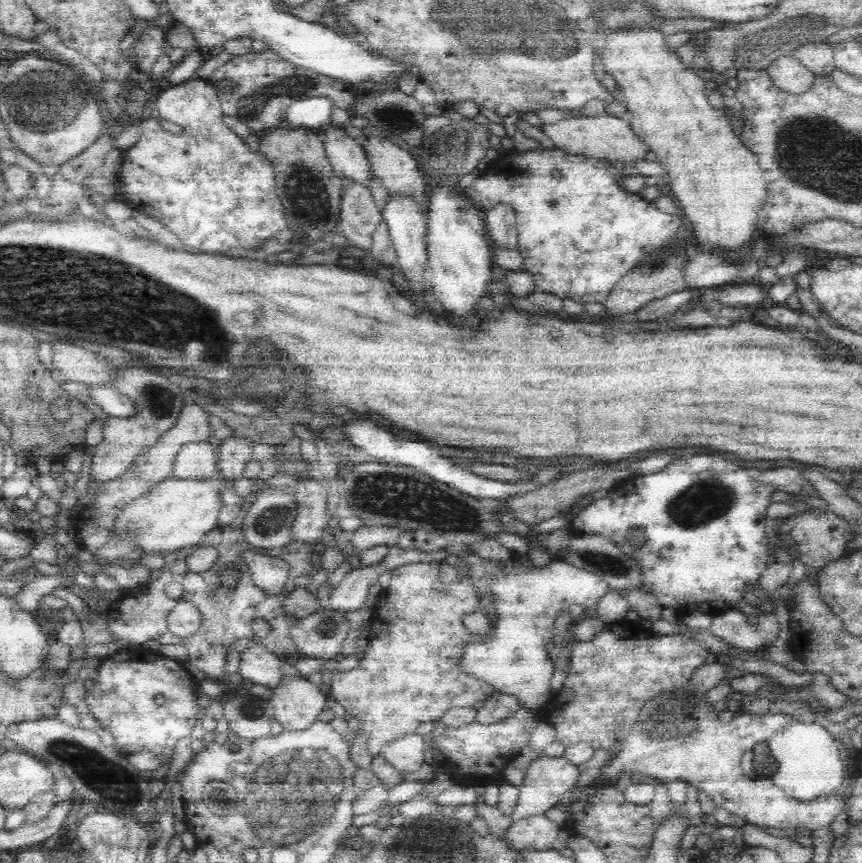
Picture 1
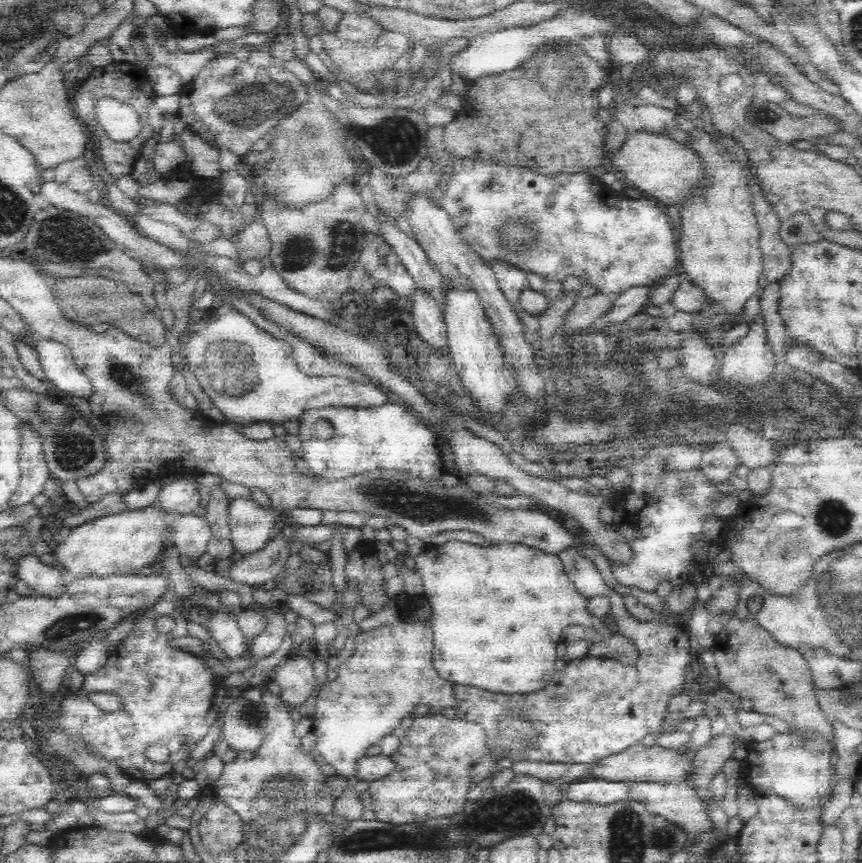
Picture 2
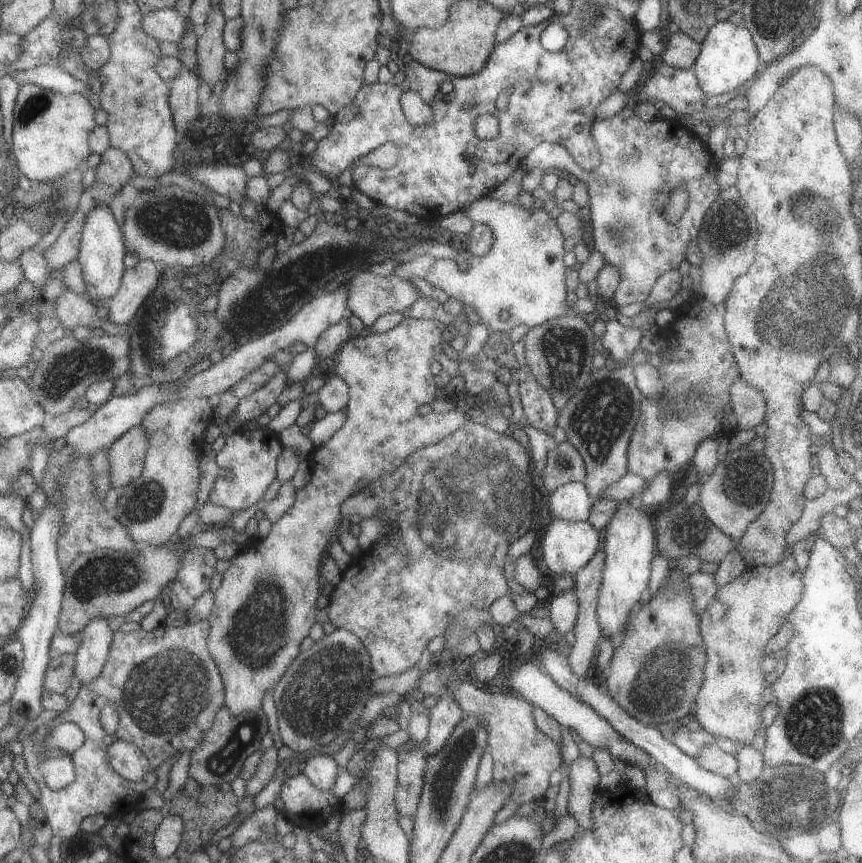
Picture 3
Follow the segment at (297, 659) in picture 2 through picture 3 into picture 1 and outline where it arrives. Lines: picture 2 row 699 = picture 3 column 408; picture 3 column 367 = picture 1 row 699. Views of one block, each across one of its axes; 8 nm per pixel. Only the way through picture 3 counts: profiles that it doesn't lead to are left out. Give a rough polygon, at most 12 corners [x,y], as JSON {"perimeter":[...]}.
{"perimeter":[[284,676],[270,704],[288,730],[318,722],[328,706],[306,676]]}

